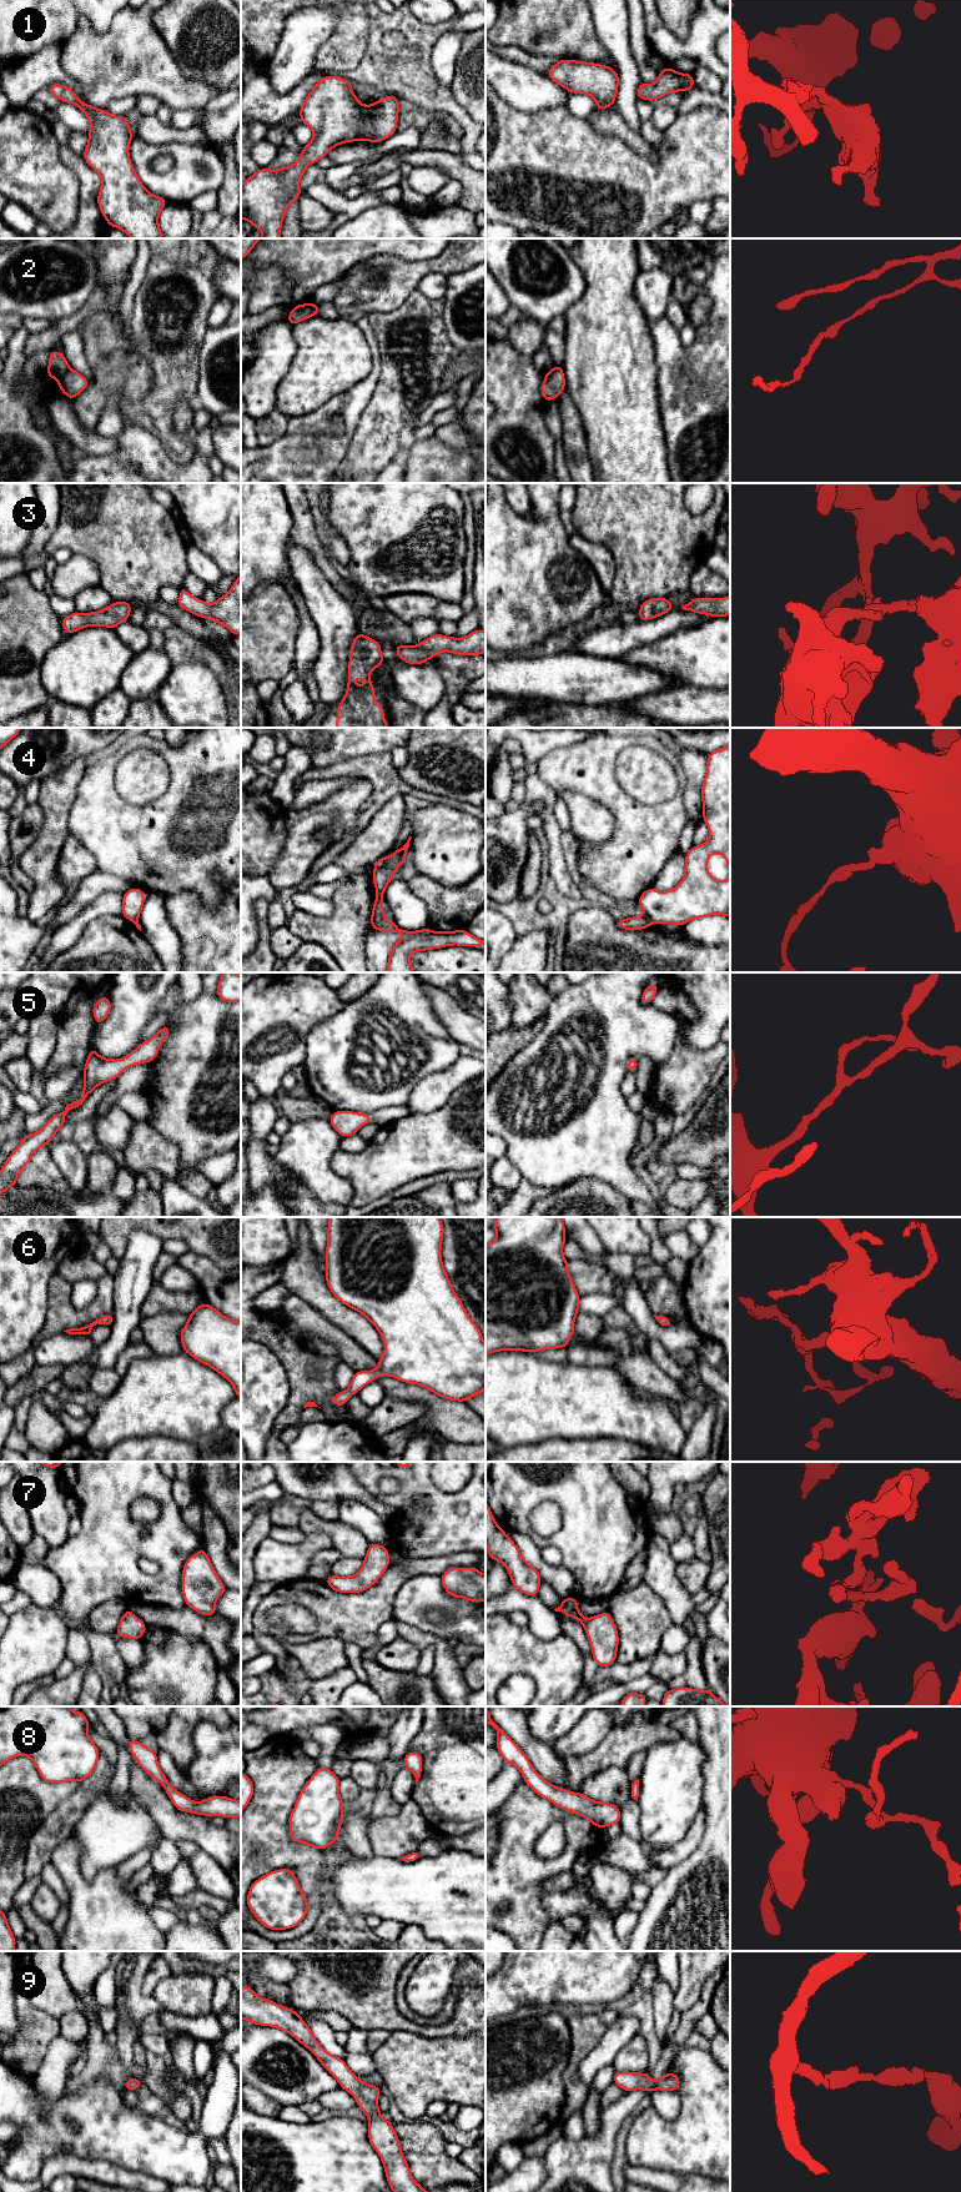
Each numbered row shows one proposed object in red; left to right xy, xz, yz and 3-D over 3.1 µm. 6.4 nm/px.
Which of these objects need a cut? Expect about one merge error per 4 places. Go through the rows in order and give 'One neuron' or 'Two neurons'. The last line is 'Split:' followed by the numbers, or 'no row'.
1: One neuron
2: Two neurons
3: One neuron
4: Two neurons
5: One neuron
6: One neuron
7: One neuron
8: One neuron
9: One neuron
Split: 2, 4

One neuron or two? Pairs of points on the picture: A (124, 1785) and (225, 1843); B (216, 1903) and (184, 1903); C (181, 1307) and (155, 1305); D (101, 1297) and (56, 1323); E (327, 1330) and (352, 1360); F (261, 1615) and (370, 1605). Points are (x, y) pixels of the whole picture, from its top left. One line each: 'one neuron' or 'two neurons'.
A: two neurons
B: one neuron
C: one neuron
D: one neuron
E: one neuron
F: one neuron

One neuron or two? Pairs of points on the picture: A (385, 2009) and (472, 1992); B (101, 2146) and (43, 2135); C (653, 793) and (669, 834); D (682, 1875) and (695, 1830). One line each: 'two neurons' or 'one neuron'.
A: one neuron
B: one neuron
C: two neurons
D: two neurons

